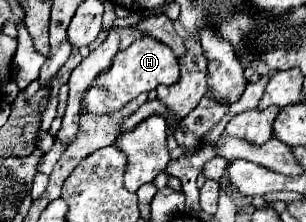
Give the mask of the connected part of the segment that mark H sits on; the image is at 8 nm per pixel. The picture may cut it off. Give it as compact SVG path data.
M140 37L128 49L116 55L110 69L106 69L94 79L92 87L84 97L84 107L88 113L94 115L110 115L122 109L128 101L136 99L140 93L156 89L158 85L174 85L178 77L178 61L172 49L154 37Z

